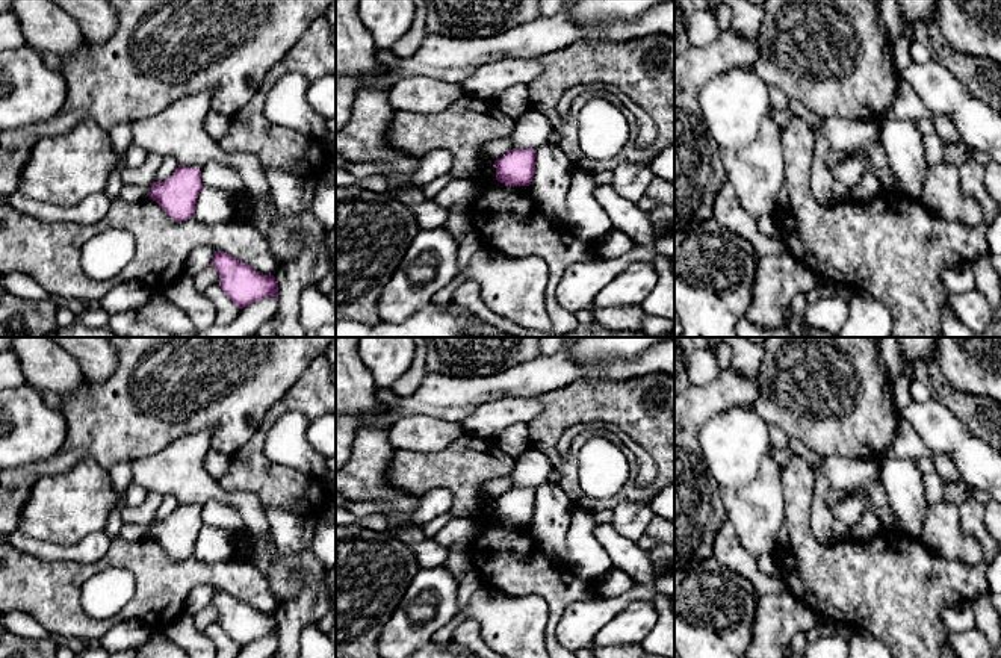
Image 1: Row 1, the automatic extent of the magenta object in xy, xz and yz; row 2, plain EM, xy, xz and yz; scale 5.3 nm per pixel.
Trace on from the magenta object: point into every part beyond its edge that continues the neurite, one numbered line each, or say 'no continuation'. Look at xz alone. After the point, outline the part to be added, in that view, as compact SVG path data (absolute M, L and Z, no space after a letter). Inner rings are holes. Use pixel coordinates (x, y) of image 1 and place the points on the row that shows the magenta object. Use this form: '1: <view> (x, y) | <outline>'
no continuation

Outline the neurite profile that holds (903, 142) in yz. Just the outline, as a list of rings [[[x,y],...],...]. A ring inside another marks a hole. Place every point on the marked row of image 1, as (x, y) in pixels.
[[[916,121],[879,124],[879,141],[898,182],[898,191],[910,198],[921,198],[930,165],[925,160],[924,135]]]

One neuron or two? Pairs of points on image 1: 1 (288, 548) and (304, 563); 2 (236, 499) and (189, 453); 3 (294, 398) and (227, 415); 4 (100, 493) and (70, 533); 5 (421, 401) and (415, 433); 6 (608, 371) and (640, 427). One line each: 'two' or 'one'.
1: two
2: one
3: two
4: one
5: two
6: two

